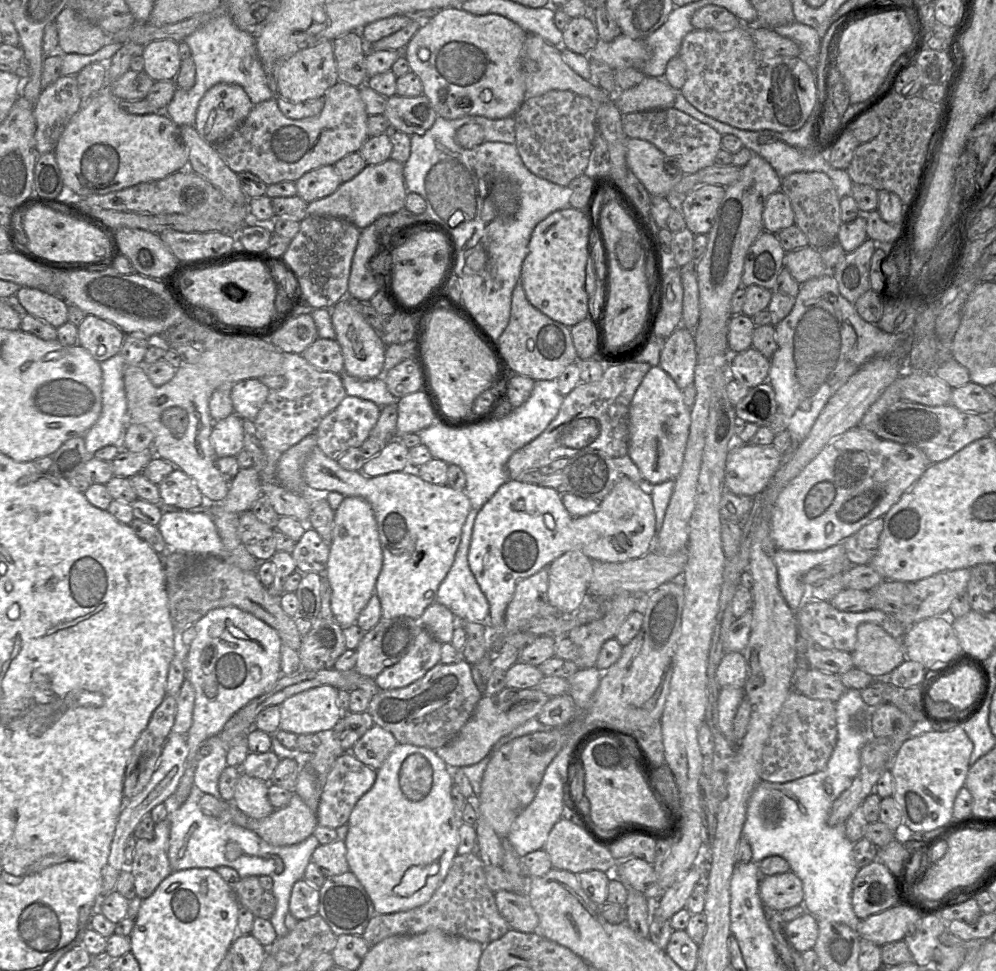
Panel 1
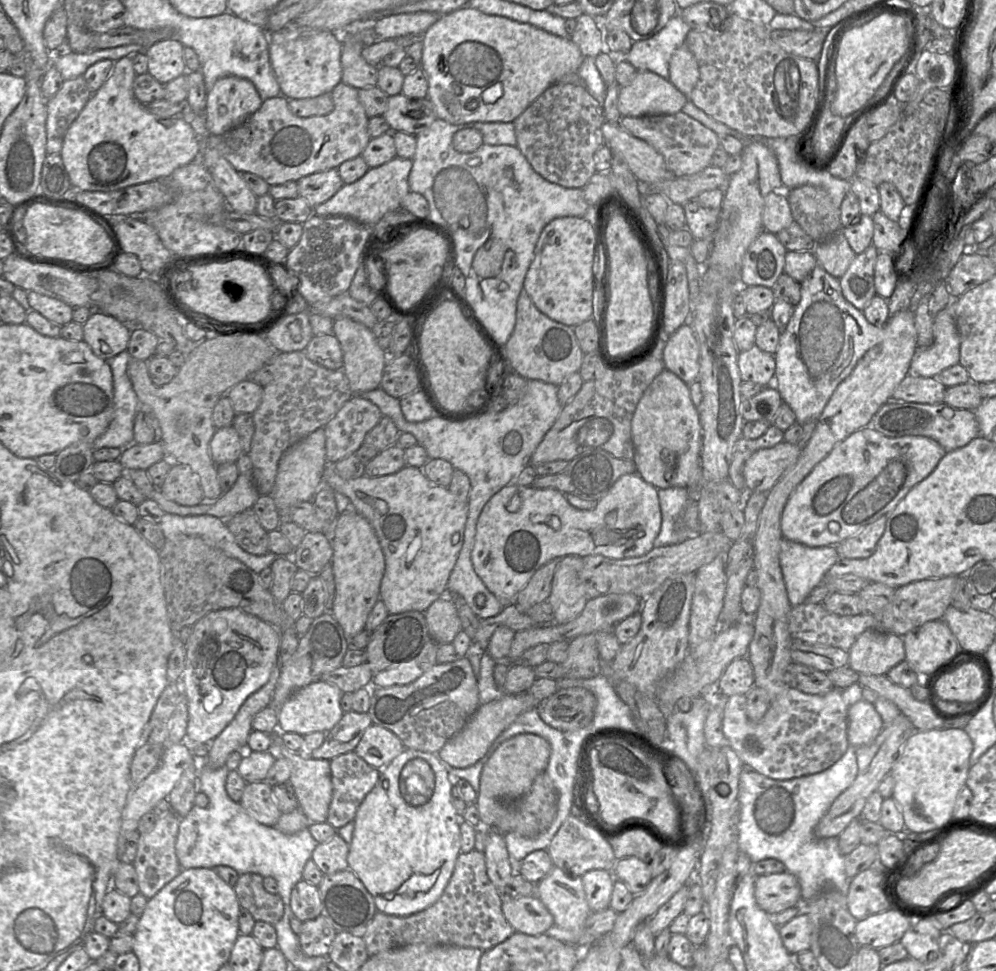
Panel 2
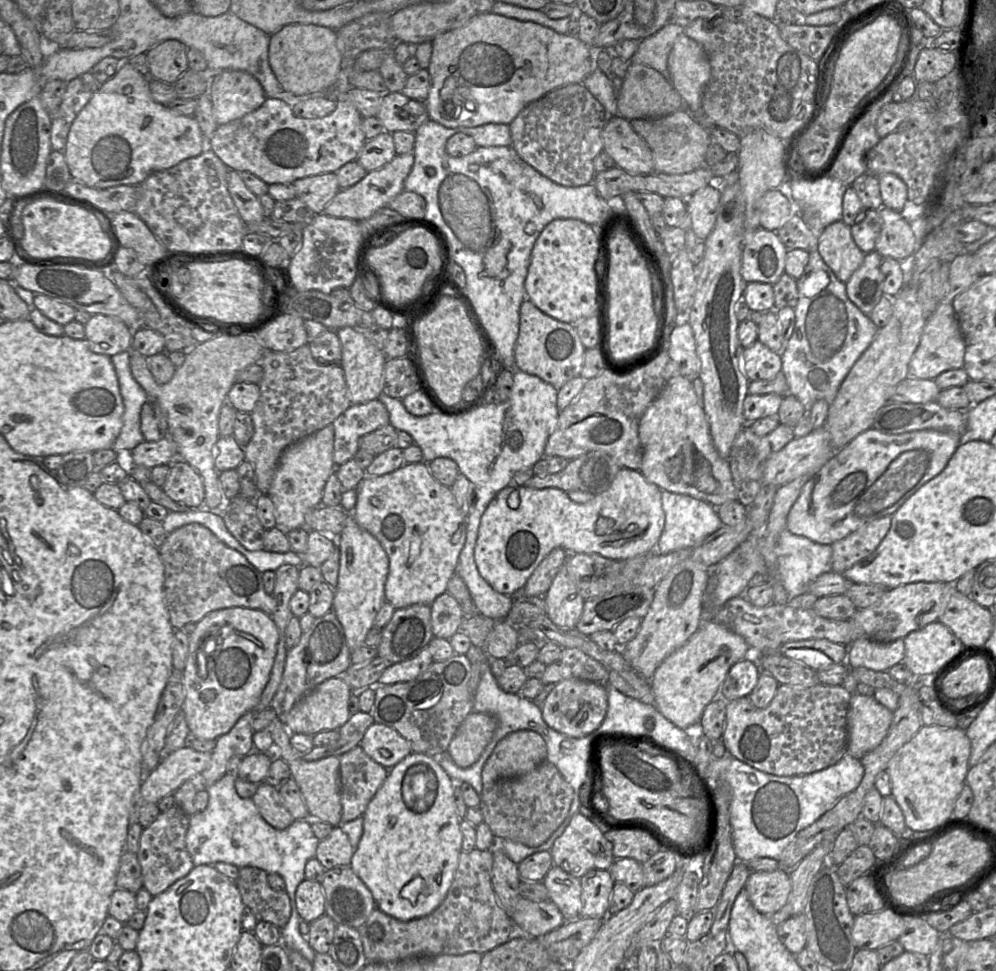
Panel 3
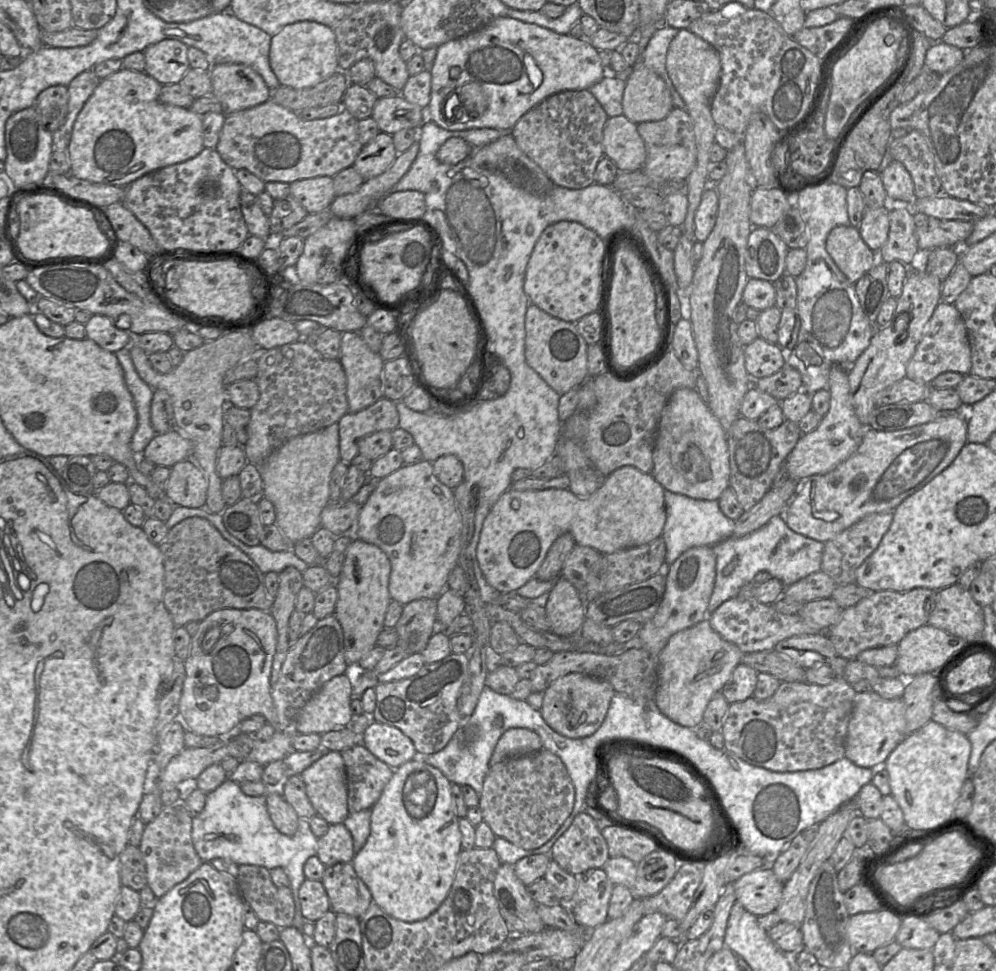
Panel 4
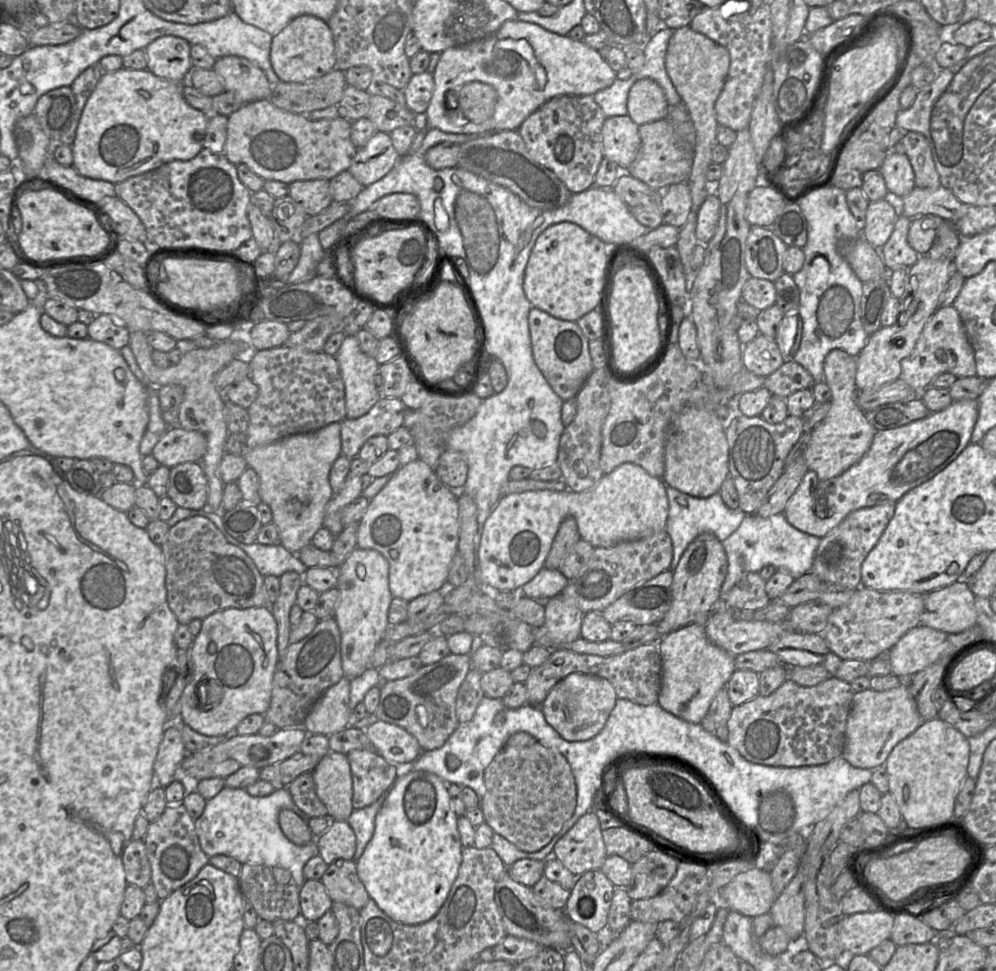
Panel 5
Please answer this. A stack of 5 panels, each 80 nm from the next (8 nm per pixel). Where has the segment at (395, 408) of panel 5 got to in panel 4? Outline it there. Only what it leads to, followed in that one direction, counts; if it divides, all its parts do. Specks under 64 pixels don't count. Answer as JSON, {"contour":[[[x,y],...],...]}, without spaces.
{"contour":[[[381,398],[356,413],[346,413],[339,421],[340,460],[351,462],[359,454],[358,441],[375,432],[393,431],[398,427],[396,402]]]}

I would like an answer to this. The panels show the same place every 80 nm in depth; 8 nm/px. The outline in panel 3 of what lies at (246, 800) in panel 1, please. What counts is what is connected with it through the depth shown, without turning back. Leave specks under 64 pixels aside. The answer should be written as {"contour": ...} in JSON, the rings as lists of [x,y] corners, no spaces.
{"contour":[[[265,782],[258,784],[252,801],[263,819],[275,829],[286,829],[295,821],[285,807],[278,787],[273,787]]]}

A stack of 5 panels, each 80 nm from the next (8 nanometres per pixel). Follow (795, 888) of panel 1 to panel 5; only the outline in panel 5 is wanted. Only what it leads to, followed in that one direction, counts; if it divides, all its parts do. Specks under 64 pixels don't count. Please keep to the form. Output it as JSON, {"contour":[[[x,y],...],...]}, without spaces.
{"contour":[[[757,867],[738,874],[717,894],[717,900],[730,911],[750,918],[768,914],[776,898],[771,874]]]}

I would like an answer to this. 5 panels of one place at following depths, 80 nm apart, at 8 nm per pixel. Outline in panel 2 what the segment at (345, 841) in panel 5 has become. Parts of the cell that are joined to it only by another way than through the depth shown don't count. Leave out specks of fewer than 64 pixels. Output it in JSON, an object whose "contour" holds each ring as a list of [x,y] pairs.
{"contour":[[[339,835],[330,840],[319,843],[312,853],[312,860],[323,875],[334,874],[348,869],[349,845]]]}

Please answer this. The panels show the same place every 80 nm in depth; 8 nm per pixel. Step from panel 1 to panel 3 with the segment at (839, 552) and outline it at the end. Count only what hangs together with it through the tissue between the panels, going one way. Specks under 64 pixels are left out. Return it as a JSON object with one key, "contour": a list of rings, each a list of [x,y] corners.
{"contour":[[[784,529],[776,545],[778,580],[781,582],[789,599],[808,592],[809,585],[820,575],[832,571],[832,546],[818,544],[806,537],[792,534]]]}

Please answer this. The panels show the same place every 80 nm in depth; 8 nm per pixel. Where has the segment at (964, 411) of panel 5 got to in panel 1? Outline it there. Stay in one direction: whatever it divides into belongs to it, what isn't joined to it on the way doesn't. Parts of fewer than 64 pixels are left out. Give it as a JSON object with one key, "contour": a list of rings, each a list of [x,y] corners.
{"contour":[[[860,426],[834,437],[777,497],[771,519],[772,538],[777,549],[815,552],[841,542],[872,520],[883,517],[931,464],[917,447],[881,439]]]}

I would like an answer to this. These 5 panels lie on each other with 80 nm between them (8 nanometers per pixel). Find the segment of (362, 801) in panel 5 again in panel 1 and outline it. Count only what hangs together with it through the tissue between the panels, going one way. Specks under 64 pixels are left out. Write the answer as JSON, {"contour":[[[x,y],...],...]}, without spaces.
{"contour":[[[351,752],[341,754],[334,762],[322,790],[316,813],[318,825],[336,829],[347,824],[356,803],[371,789],[376,777],[377,770],[363,764]]]}

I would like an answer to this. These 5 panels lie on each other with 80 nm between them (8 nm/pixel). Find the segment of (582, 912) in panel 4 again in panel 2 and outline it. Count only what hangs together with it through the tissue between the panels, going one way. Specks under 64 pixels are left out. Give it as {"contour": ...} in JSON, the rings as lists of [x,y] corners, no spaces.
{"contour":[[[590,870],[581,876],[586,900],[591,912],[609,907],[615,878],[610,871]]]}

